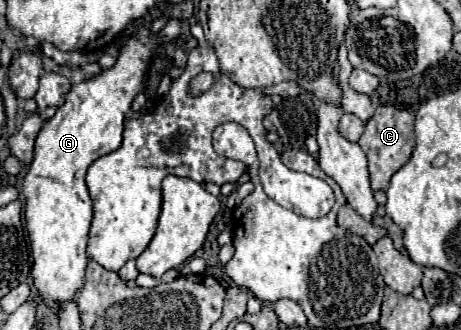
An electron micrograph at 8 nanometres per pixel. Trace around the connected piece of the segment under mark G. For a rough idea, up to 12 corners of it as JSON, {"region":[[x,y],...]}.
{"region":[[158,35],[74,85],[22,185],[32,281],[54,313],[86,281],[84,181],[120,147]]}

